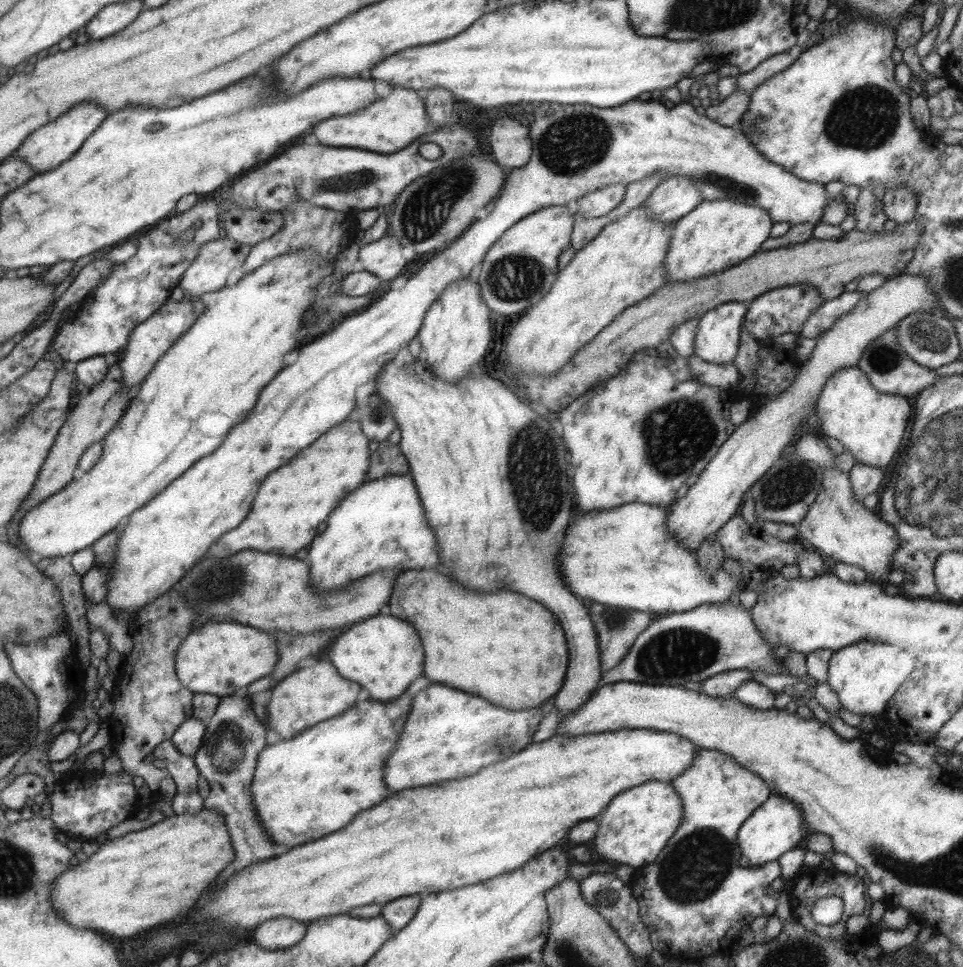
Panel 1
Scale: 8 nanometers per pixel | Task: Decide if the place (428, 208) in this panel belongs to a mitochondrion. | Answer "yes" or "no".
yes

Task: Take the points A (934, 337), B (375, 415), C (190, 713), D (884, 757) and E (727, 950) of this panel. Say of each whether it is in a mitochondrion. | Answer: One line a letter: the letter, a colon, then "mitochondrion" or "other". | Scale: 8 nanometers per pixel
A: mitochondrion
B: mitochondrion
C: other
D: other
E: other

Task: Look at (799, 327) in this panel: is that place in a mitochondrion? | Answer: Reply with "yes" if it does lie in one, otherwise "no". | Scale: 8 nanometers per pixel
no

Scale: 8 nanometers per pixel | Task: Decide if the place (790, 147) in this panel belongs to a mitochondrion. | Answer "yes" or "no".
no

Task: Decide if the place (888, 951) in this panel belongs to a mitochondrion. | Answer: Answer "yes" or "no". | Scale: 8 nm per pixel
no

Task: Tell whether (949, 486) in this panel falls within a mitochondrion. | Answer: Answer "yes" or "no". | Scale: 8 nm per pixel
yes

